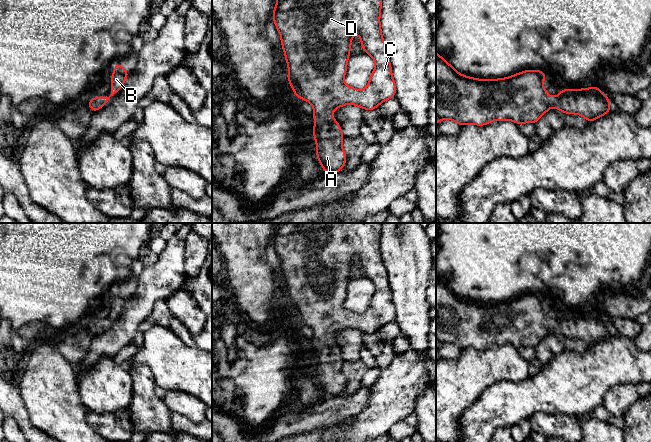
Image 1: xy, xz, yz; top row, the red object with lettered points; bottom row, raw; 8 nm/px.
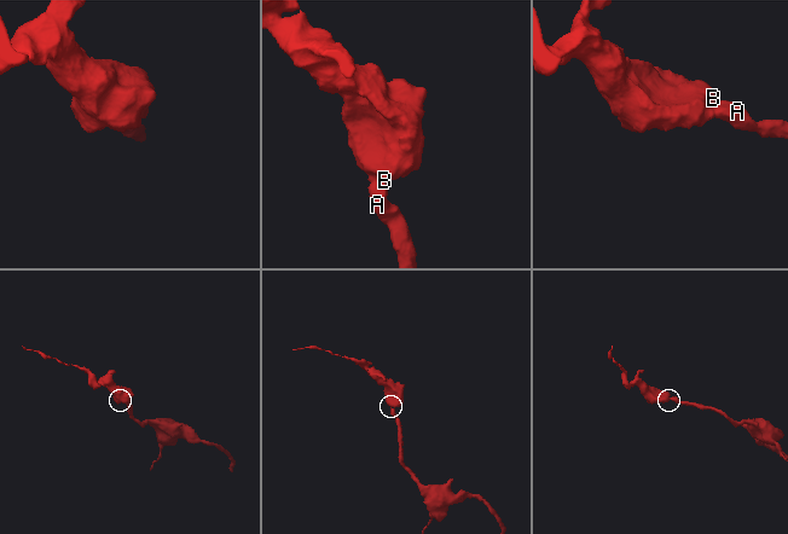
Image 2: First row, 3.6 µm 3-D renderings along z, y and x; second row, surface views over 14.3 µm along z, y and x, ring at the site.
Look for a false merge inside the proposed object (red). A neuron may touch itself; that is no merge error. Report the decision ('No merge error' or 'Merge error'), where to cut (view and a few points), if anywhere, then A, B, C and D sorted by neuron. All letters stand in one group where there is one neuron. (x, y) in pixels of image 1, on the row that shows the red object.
No merge error. No split. Groups: A B C D

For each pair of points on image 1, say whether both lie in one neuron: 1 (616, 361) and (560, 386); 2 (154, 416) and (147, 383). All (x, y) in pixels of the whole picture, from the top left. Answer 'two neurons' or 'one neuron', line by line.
1: one neuron
2: one neuron

